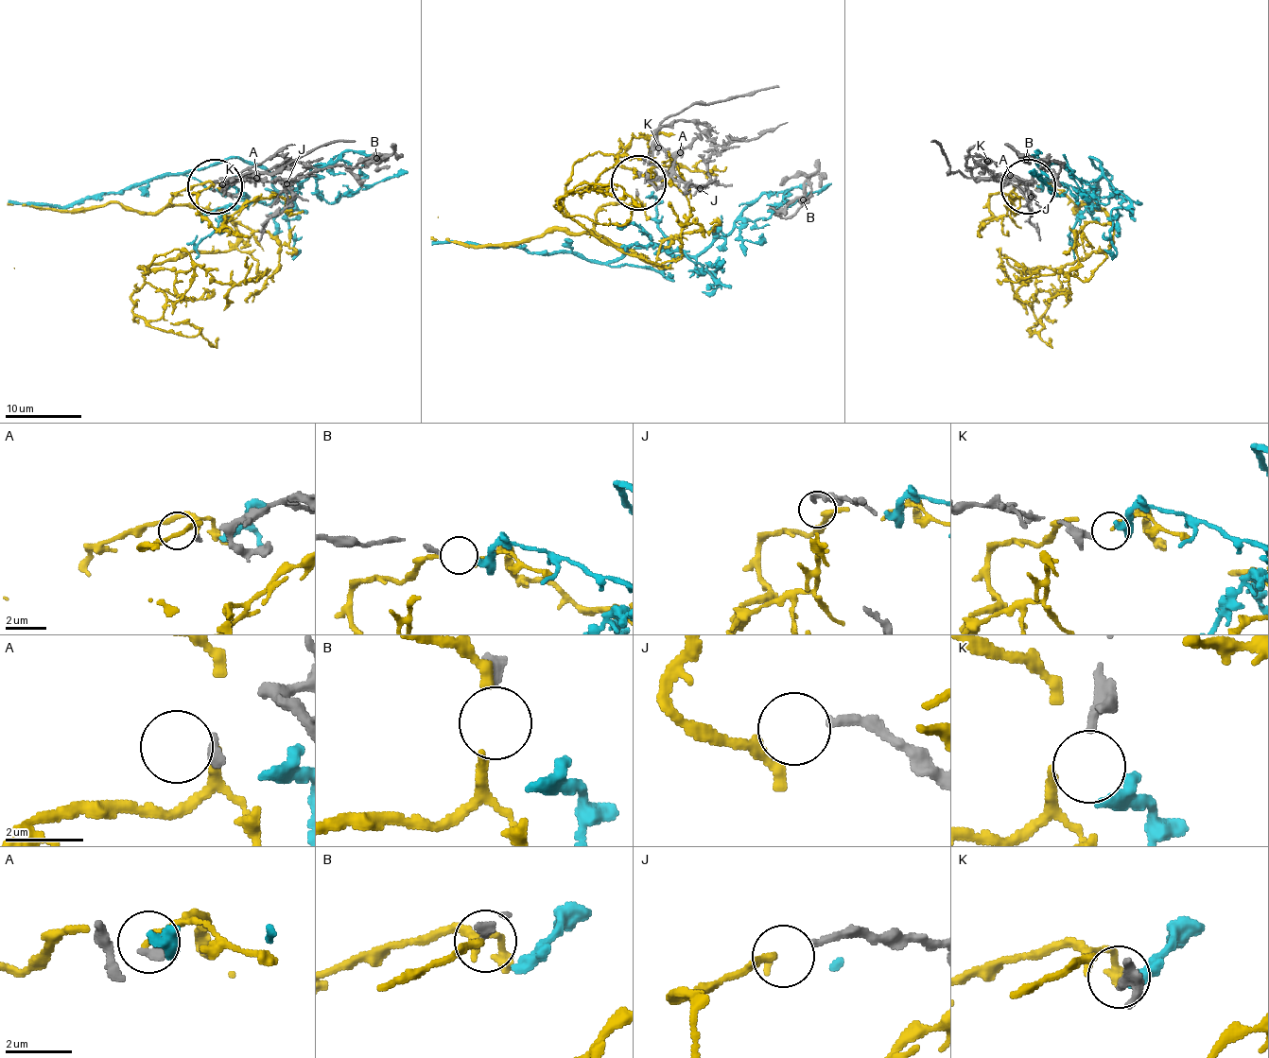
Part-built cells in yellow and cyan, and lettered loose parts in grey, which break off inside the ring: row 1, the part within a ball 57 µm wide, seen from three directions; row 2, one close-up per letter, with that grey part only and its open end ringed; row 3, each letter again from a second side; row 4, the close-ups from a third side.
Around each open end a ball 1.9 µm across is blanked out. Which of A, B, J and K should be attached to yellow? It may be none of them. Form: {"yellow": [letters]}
{"yellow": ["J"]}

